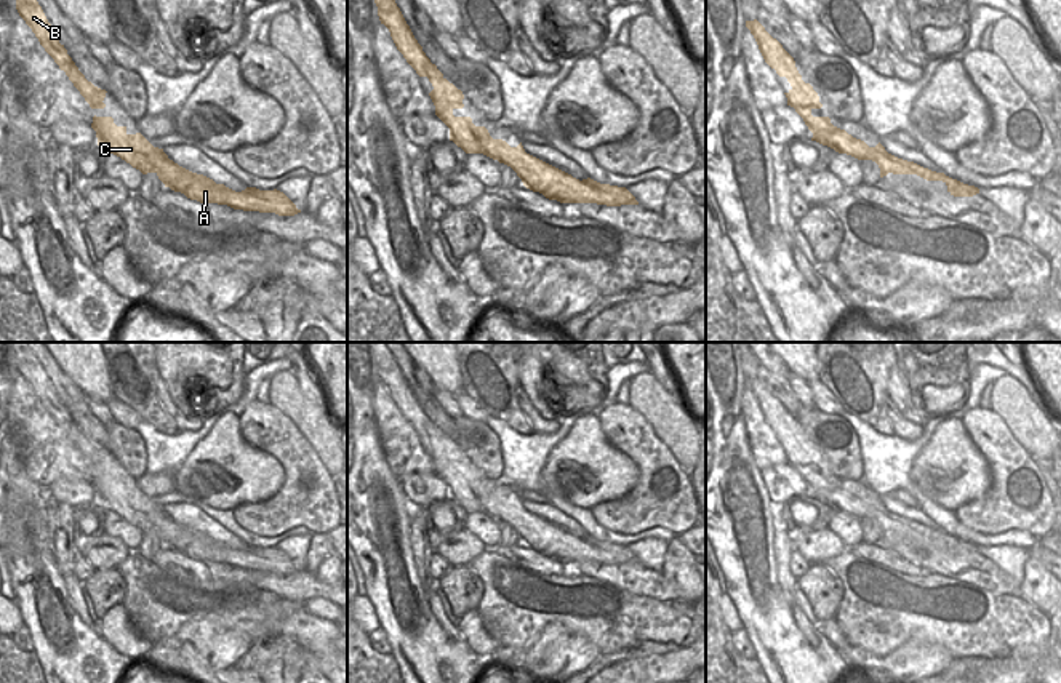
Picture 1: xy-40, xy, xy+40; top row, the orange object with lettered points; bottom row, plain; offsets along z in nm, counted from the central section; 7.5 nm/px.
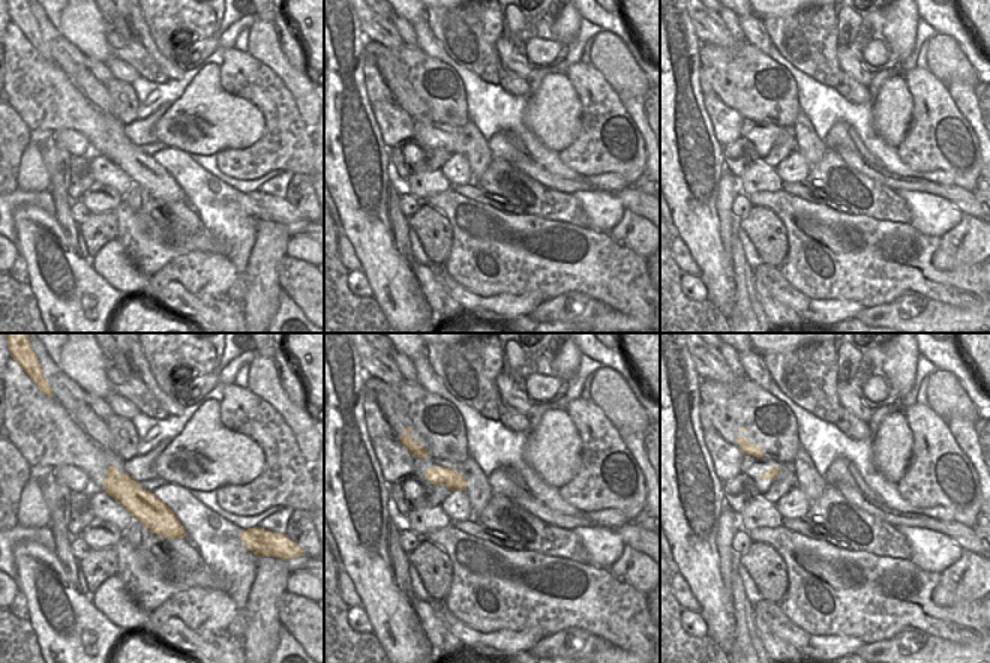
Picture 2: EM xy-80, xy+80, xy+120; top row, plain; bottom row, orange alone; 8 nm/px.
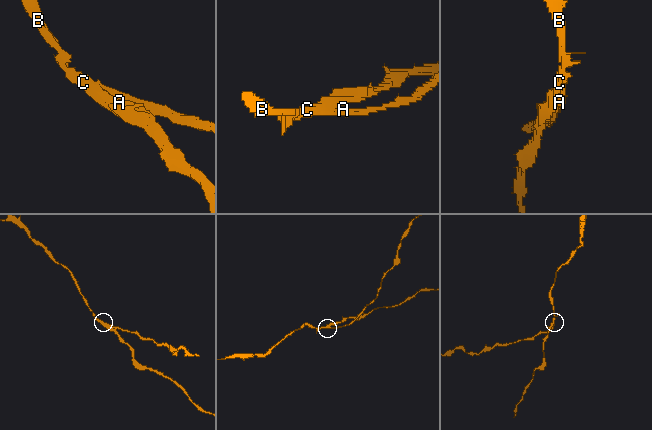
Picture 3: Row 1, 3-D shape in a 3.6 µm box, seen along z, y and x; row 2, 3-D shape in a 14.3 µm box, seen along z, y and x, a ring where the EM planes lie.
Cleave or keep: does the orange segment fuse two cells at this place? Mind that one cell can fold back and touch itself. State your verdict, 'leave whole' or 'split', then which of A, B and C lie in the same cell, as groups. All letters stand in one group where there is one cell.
split; groups A C / B

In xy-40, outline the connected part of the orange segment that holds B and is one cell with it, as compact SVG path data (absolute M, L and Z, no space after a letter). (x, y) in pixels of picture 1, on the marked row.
M16 0L16 10L26 24L32 29L45 51L54 59L61 70L66 72L74 86L80 91L91 109L104 109L106 90L94 86L78 70L64 45L59 43L53 26L48 22L37 0Z

